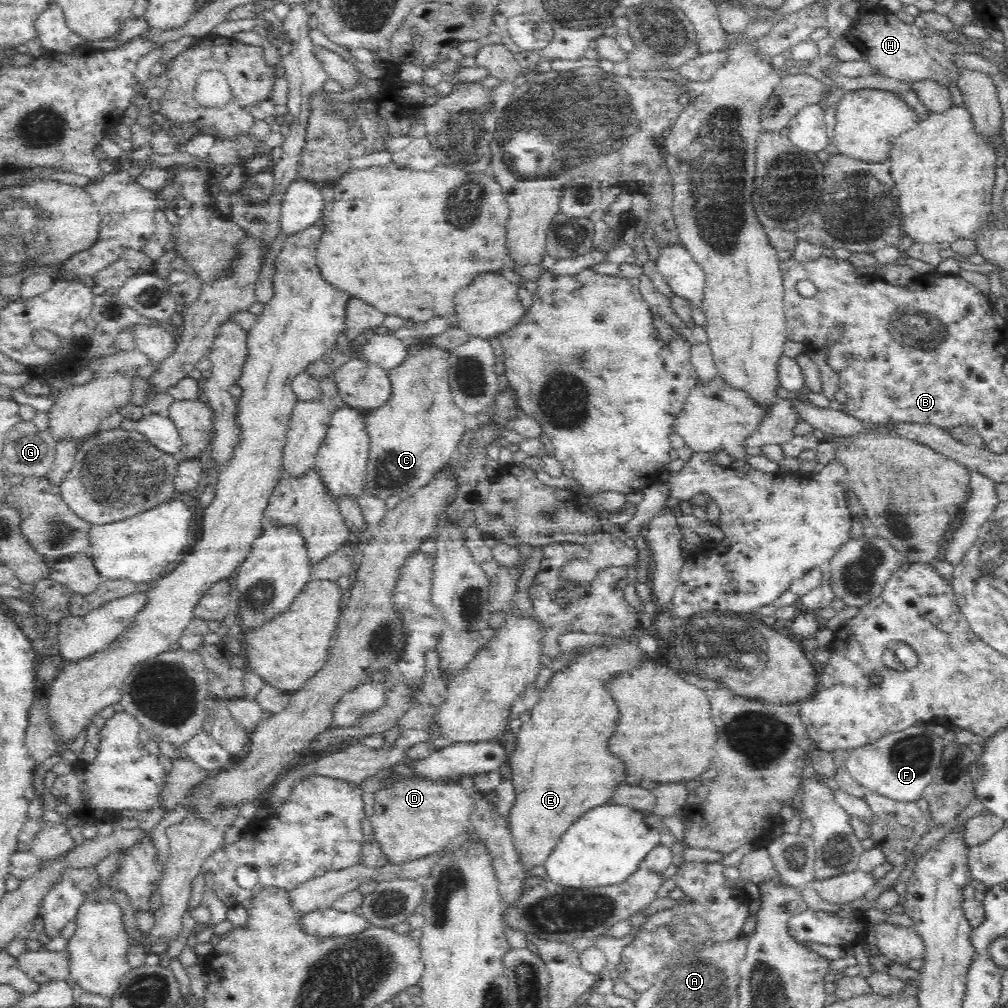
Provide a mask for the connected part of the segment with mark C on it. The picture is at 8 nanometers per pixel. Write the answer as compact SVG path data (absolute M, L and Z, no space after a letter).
M410 345L409 355L399 367L389 371L392 383L392 398L382 408L363 411L369 436L369 458L362 476L360 495L370 495L380 501L398 496L402 492L410 495L428 486L453 459L460 437L464 433L465 413L456 407L448 382L448 352L436 348L418 348Z

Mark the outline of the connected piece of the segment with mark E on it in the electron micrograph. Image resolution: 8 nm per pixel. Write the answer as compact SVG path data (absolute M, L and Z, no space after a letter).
M637 641L609 647L590 646L591 650L587 655L574 659L572 668L567 665L551 678L549 685L540 692L539 701L530 711L531 718L515 727L518 744L509 758L515 800L506 819L509 822L514 850L518 853L518 861L527 876L530 870L545 867L554 848L562 836L566 835L566 830L584 812L608 803L616 786L624 782L624 764L608 752L606 744L608 738L614 734L618 712L608 689L604 688L604 678L612 676L614 672L622 672L648 662L651 656L637 648Z

